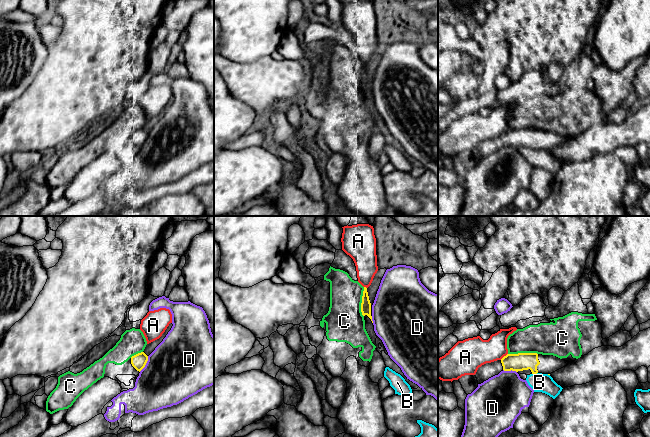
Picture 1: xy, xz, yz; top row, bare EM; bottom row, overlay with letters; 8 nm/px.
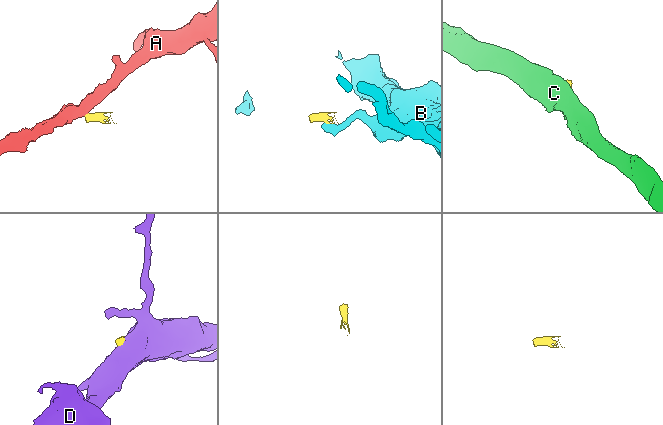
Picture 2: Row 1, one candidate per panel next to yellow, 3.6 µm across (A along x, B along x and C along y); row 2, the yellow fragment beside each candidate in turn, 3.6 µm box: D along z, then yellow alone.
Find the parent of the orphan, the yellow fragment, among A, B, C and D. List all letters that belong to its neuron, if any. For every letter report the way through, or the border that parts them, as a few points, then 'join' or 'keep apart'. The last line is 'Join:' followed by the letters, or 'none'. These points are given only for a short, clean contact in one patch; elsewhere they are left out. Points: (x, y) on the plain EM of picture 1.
A: keep apart
B: keep apart
C: keep apart
D: keep apart
Join: none

